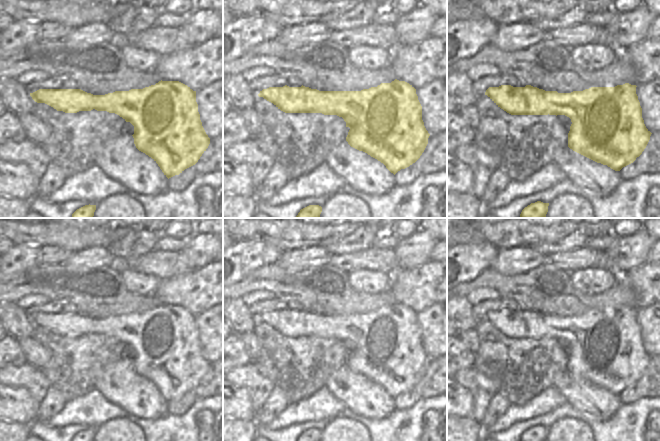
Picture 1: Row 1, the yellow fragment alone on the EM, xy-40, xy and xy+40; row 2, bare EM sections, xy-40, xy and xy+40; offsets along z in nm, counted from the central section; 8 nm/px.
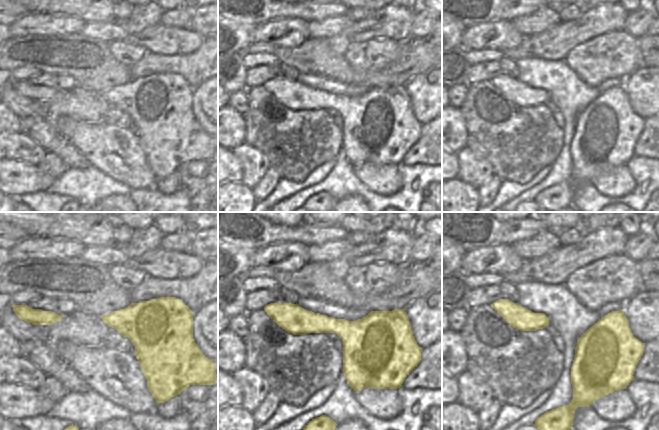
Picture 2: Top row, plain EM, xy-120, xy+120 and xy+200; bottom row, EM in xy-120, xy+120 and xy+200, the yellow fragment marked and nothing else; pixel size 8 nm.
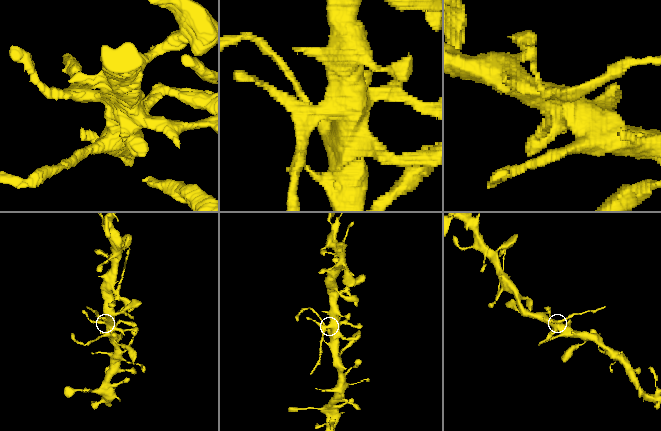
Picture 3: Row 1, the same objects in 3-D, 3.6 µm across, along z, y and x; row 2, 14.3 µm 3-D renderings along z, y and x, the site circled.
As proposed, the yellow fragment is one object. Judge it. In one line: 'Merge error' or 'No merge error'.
Merge error.

